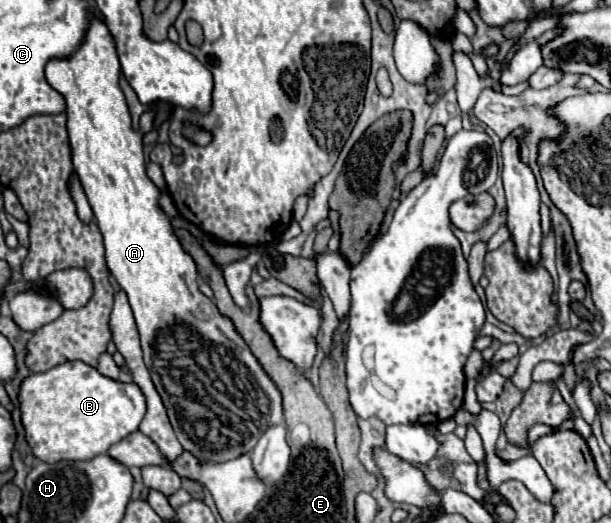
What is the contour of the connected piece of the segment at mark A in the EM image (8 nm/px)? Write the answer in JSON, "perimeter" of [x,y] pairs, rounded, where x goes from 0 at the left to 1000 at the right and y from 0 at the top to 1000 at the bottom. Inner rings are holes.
{"perimeter":[[[147,44],[147,59],[141,59],[141,82],[134,82],[134,90],[128,90],[128,98],[115,105],[115,113],[82,113],[82,120],[75,120],[75,155],[108,193],[110,252],[121,327],[137,338],[137,365],[170,453],[177,514],[213,572],[213,587],[219,595],[223,625],[232,652],[236,694],[268,767],[285,828],[295,851],[311,862],[327,885],[370,885],[370,878],[390,878],[390,870],[412,866],[435,816],[462,809],[462,763],[452,736],[409,675],[399,648],[386,637],[380,614],[360,602],[350,576],[324,556],[321,503],[285,453],[285,438],[275,415],[259,396],[259,358],[239,338],[232,258],[216,247],[209,201],[196,174],[193,151],[196,117],[187,94],[187,78],[170,44]],[[259,648],[275,648],[272,660],[278,667],[259,667],[268,660],[259,660]],[[301,702],[344,702],[344,713],[327,713],[324,721],[334,728],[327,732],[314,728],[314,709],[304,713]]]}

